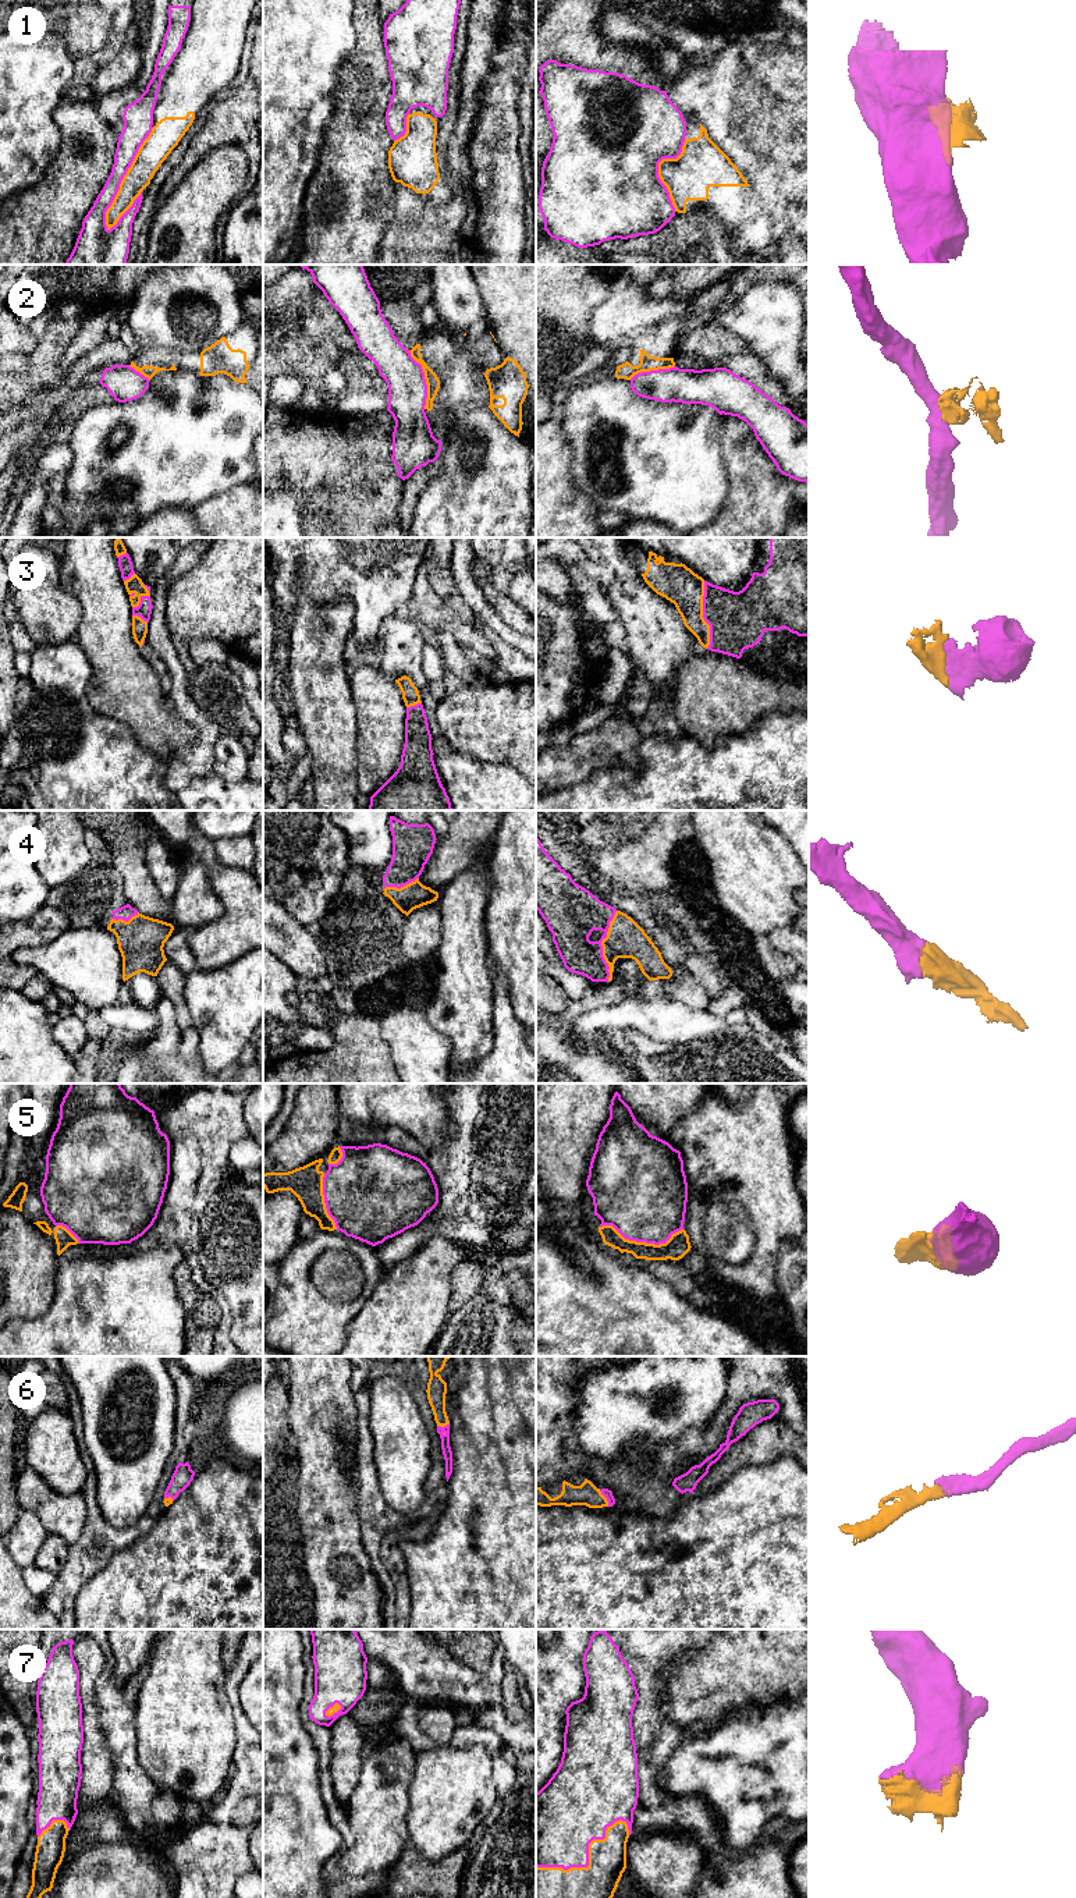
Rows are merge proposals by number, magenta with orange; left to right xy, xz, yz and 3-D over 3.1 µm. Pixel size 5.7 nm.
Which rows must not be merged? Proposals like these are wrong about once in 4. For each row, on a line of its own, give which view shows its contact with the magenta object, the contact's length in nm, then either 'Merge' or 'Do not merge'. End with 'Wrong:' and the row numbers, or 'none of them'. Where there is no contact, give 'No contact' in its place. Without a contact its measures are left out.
1: Touches magenta in xy. Shared border 650 nm. Do not merge
2: Touches magenta in xz. Shared border 340 nm. Do not merge
3: Touches magenta in yz. Shared border 400 nm. Merge
4: Touches magenta in yz. Shared border 420 nm. Merge
5: Touches magenta in yz. Shared border 480 nm. Merge
6: Touches magenta in yz. Shared border 110 nm. Merge
7: Touches magenta in yz. Shared border 600 nm. Merge
Wrong: 1, 2

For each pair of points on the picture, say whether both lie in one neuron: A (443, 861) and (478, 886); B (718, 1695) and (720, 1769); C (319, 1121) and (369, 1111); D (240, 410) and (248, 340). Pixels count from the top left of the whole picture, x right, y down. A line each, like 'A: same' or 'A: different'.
A: different
B: different
C: different
D: different

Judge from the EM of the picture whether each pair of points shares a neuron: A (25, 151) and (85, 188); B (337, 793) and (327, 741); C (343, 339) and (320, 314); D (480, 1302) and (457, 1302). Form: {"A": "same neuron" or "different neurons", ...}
{"A": "different neurons", "B": "same neuron", "C": "same neuron", "D": "different neurons"}

